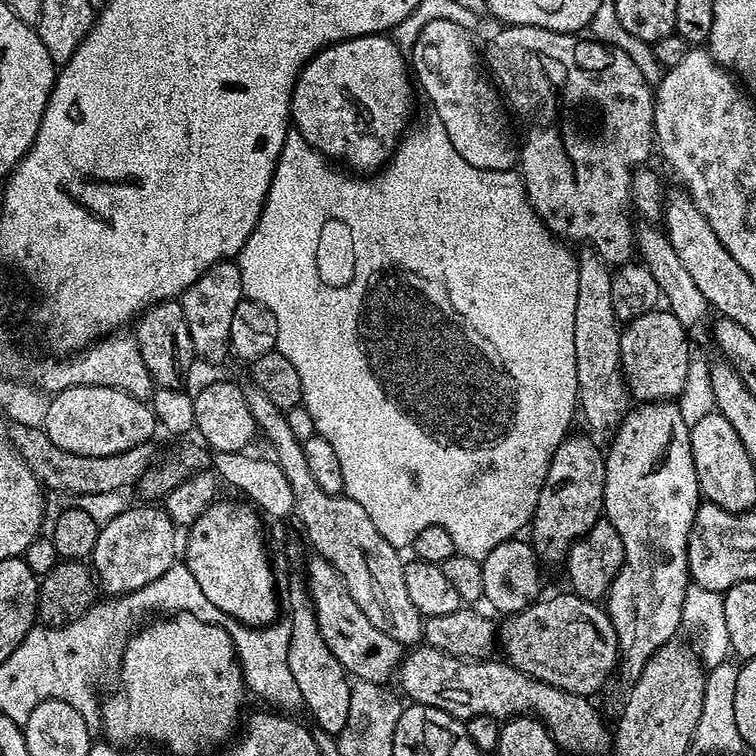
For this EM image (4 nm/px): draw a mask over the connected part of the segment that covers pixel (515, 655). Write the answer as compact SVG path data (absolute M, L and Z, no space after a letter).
M565 590L565 592L558 593L557 596L550 597L549 600L547 600L547 598L539 599L535 604L531 604L528 608L523 608L520 612L511 613L505 620L508 621L506 621L504 625L501 623L498 628L498 644L499 647L500 644L504 647L503 659L511 664L513 668L520 668L528 676L533 676L535 680L546 682L558 690L566 690L575 696L587 696L589 698L595 697L595 692L598 691L611 676L613 679L614 673L617 671L620 663L620 644L616 641L616 631L612 625L611 618L608 616L607 611L605 611L597 601L587 600L581 596L577 596L576 593L571 590Z

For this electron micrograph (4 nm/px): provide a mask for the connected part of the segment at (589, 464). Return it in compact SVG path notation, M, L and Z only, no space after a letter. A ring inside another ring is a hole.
M565 436L563 442L557 446L552 460L548 464L548 473L544 479L544 487L538 494L536 509L532 515L530 525L530 543L536 549L536 555L541 561L556 564L567 557L576 540L580 540L602 518L604 510L604 487L606 486L605 453L588 436Z

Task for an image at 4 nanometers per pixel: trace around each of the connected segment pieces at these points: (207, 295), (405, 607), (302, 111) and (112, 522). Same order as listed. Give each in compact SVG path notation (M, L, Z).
M220 260L210 266L191 286L178 297L182 314L186 314L186 326L190 326L190 342L202 361L216 364L230 352L230 321L234 319L234 309L238 302L245 299L242 290L242 274L239 263L232 260Z
M251 384L244 388L244 397L257 429L272 444L273 457L292 487L295 513L304 526L306 536L314 548L312 550L338 570L340 577L346 582L351 598L378 630L389 634L401 647L412 648L419 645L424 635L423 616L410 600L406 589L405 563L400 558L399 549L392 547L378 533L378 528L374 526L364 506L343 494L326 494L318 486L307 467L303 443L291 433L283 409L275 406L266 394L262 394Z
M388 34L359 36L323 48L309 60L296 79L290 117L295 131L300 132L302 138L306 138L310 146L314 146L314 150L345 169L372 174L383 168L391 160L396 145L405 135L409 127L408 115L412 112L413 77L410 75L409 61L407 64L404 56L405 49Z
M129 506L117 517L110 518L100 525L98 542L90 557L90 567L98 581L101 593L109 597L125 596L134 590L142 590L154 578L162 578L170 566L177 563L178 544L176 548L177 525L160 506Z

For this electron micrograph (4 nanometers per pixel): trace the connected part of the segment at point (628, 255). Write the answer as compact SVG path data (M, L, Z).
M521 24L500 26L497 29L497 32L489 38L488 45L482 48L482 60L491 79L498 85L507 107L515 115L517 112L521 122L524 123L524 144L522 140L518 148L518 171L520 179L524 181L524 189L528 195L530 206L536 211L536 217L547 226L553 236L561 241L571 242L573 245L584 244L580 246L587 246L591 251L599 254L605 264L609 266L621 266L629 263L634 256L634 224L633 221L628 221L632 199L632 174L637 168L647 165L649 163L648 155L654 152L653 85L648 84L646 78L642 78L642 70L638 70L638 66L634 66L634 62L630 62L630 54L609 44L601 44L595 38L580 40L584 38L570 32L555 32L538 26L522 26Z

